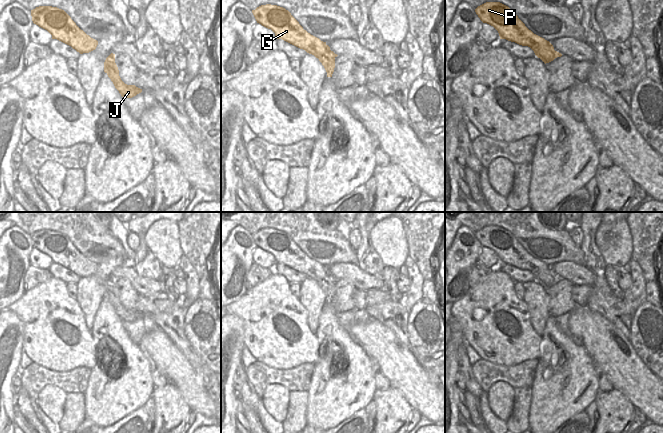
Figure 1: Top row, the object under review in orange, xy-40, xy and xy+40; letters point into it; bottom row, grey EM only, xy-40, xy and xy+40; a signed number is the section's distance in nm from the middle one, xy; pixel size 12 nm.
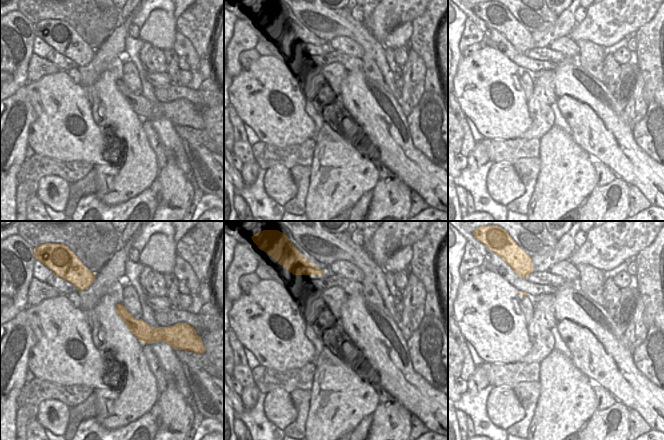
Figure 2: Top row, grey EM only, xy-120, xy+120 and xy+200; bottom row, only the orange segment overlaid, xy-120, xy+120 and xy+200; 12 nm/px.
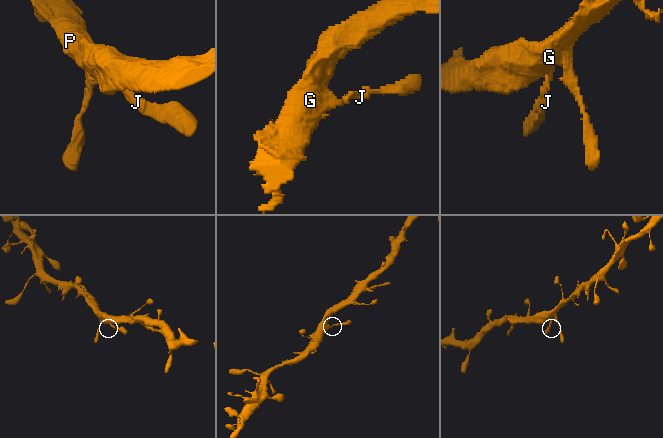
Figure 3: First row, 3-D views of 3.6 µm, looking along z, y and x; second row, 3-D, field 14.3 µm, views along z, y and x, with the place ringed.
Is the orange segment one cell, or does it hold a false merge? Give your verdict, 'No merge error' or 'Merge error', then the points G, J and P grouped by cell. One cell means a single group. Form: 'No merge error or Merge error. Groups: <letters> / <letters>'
No merge error. Groups: G J P

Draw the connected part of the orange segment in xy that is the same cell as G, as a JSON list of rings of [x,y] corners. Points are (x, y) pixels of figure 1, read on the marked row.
[[[266,4],[252,10],[252,13],[257,23],[275,33],[276,39],[282,39],[318,58],[327,72],[327,77],[332,77],[338,55],[330,50],[326,42],[304,30],[288,10]]]

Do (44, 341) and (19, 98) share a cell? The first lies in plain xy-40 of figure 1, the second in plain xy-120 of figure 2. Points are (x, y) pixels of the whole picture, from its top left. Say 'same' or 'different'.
different

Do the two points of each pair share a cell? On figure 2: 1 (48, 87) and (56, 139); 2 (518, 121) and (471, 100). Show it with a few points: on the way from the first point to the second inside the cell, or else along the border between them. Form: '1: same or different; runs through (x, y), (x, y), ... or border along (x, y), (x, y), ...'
1: same; runs through (51, 100), (56, 106), (56, 126)
2: same; runs through (506, 116), (490, 100), (483, 100)

